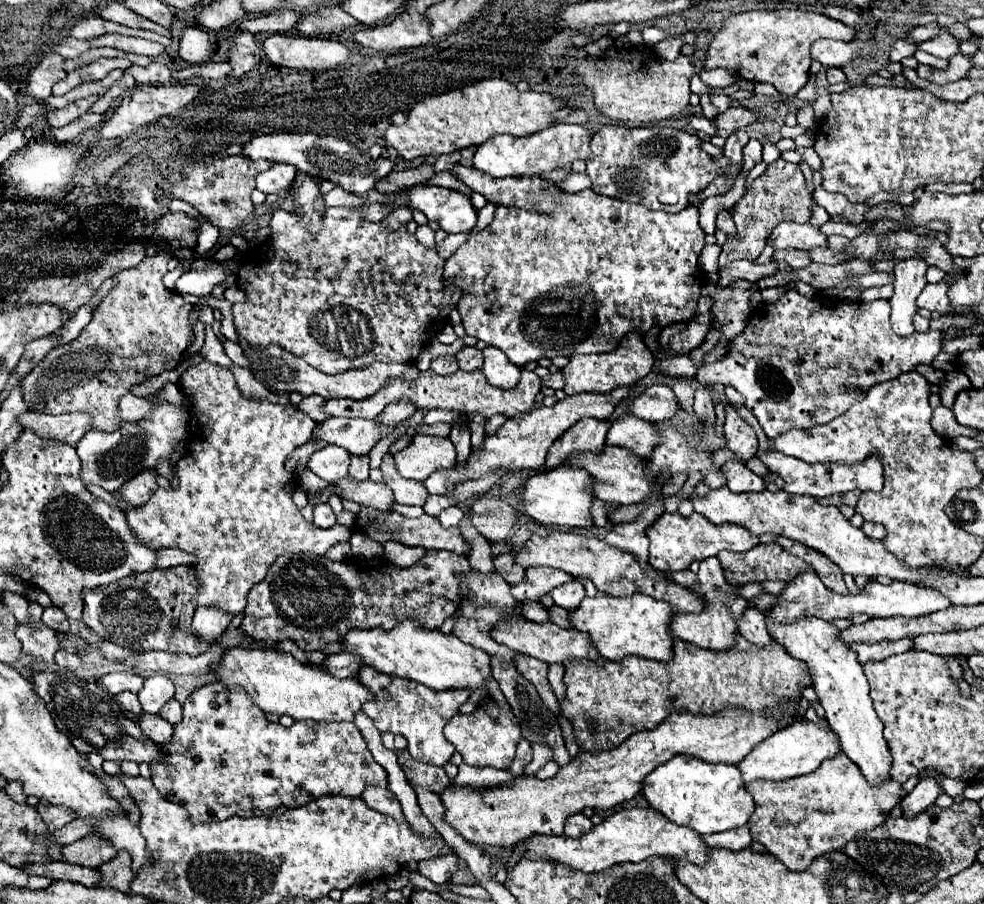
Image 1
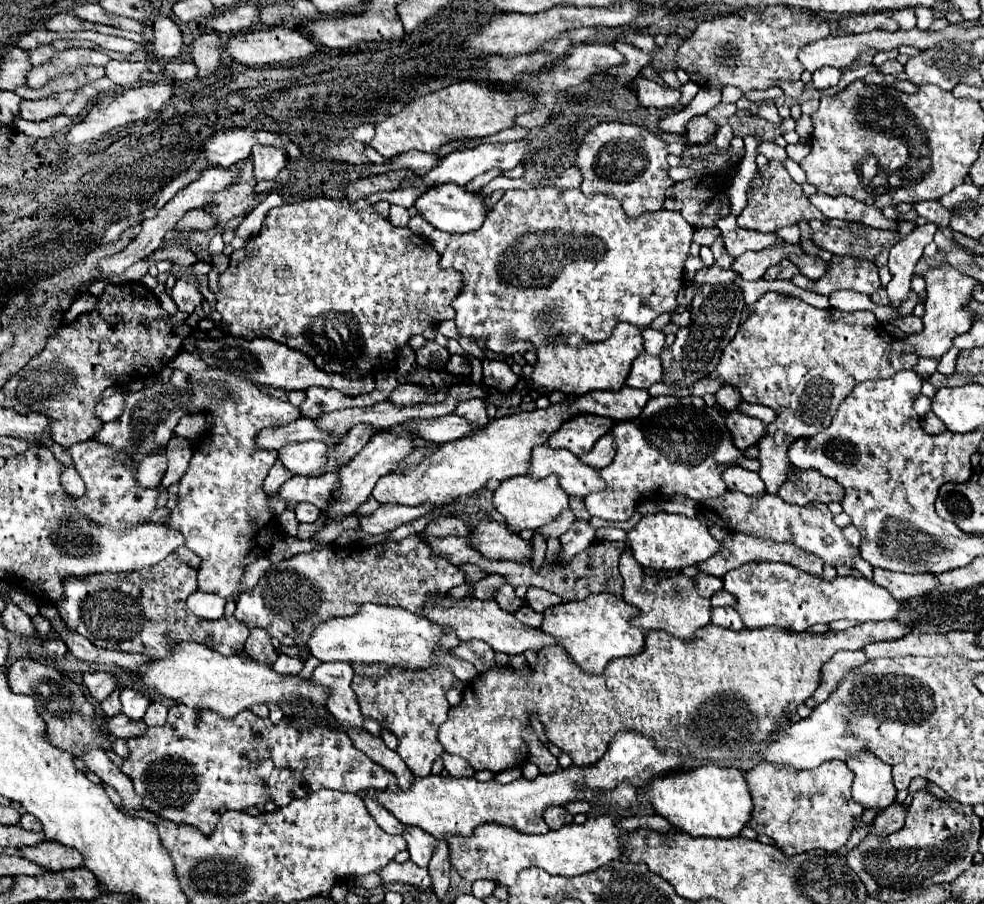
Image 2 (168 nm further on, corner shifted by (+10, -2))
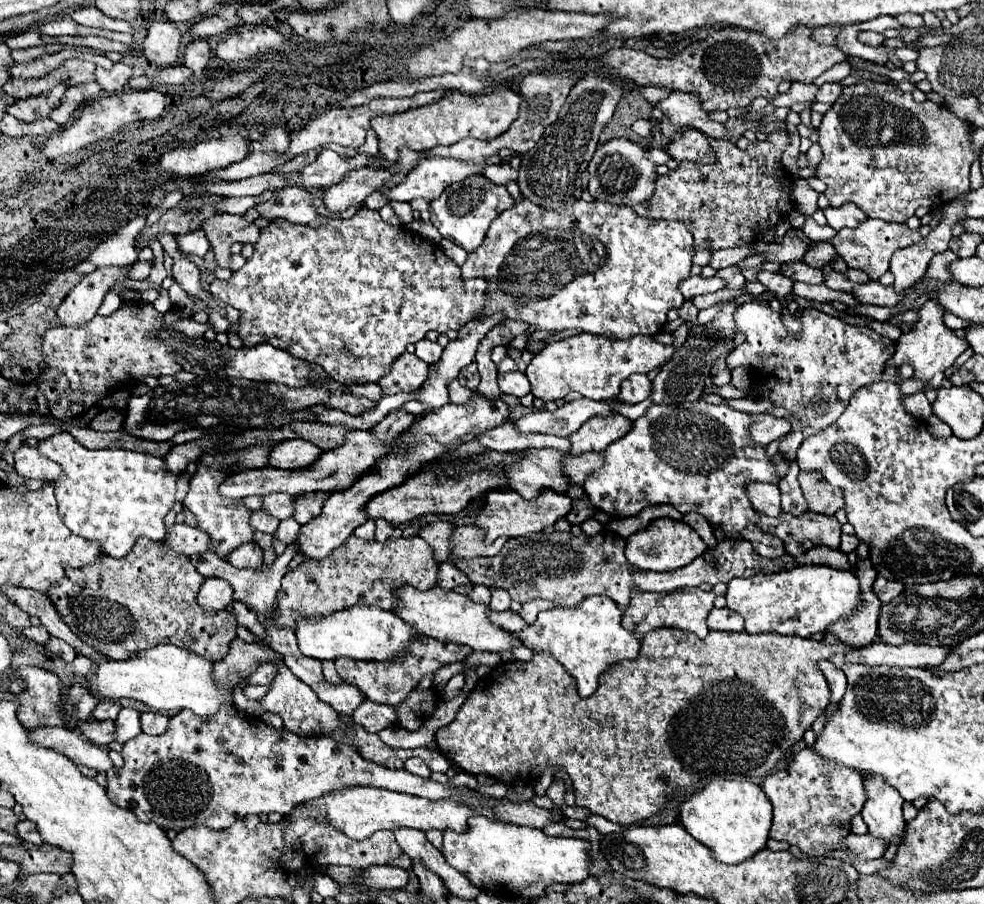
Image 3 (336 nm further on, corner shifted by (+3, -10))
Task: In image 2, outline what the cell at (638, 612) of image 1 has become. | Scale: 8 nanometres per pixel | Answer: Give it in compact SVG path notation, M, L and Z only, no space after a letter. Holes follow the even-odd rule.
M598 593L588 595L582 601L564 601L560 605L548 607L542 613L544 619L540 629L546 635L558 639L558 645L566 649L566 653L582 671L590 675L600 675L610 661L626 655L636 655L642 651L644 647L642 629L630 627L630 619L636 613L638 611L634 611L634 607L630 607L624 599L612 593Z

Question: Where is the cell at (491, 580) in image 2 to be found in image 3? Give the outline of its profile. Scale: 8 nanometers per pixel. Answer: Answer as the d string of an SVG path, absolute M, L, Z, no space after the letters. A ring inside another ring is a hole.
M475 585L469 593L469 599L473 599L475 603L489 603L491 599L491 589L485 585Z

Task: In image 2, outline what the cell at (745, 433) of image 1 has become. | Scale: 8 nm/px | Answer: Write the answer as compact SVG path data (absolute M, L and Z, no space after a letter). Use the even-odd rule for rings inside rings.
M738 409L726 413L726 425L730 427L732 441L740 451L746 451L748 447L756 445L762 435L766 435L766 423L756 417L748 417Z

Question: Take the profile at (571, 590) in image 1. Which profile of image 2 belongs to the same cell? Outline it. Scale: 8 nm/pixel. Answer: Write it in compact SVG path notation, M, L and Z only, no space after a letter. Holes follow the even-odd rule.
M528 589L526 591L526 597L524 597L524 601L526 601L526 605L528 607L532 607L534 611L538 611L538 613L542 613L546 607L552 607L552 605L558 605L558 603L562 603L562 599L558 597L558 595L554 595L554 593L550 593L550 591L544 591L544 589Z

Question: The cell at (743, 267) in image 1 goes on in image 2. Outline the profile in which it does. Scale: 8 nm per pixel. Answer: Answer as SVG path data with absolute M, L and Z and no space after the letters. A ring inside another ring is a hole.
M716 265L712 267L704 267L700 271L696 271L694 275L694 281L696 283L710 283L710 285L716 285L716 283L730 283L738 277L736 271L726 271L726 269L718 269Z

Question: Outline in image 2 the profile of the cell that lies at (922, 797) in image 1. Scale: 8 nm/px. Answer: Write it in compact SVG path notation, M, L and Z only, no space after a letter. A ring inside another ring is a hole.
M894 803L894 807L888 807L888 811L884 811L884 813L880 811L874 817L868 833L878 835L878 837L886 837L890 833L896 833L896 831L900 831L904 817L906 817L906 807L902 807L900 803Z

